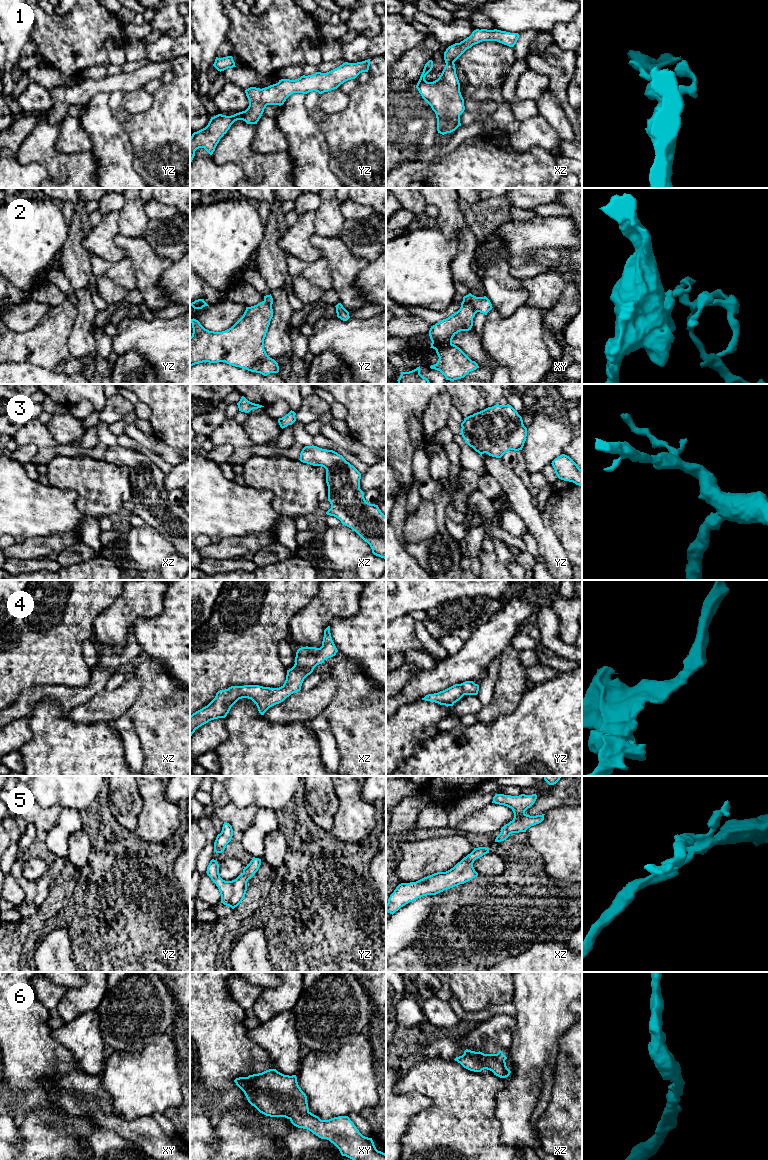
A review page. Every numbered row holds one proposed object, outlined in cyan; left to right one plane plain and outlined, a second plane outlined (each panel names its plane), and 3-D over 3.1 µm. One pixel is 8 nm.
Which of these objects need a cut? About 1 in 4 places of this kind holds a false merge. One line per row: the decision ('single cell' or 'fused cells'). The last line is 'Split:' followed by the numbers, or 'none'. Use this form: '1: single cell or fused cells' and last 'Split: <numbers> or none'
1: single cell
2: fused cells
3: single cell
4: single cell
5: single cell
6: single cell
Split: 2

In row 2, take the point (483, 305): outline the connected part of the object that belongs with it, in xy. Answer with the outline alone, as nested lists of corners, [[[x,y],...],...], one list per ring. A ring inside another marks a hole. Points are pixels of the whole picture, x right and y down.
[[[471,293],[463,297],[461,304],[472,304],[477,312],[485,315],[493,308],[490,300],[486,296],[476,297]]]

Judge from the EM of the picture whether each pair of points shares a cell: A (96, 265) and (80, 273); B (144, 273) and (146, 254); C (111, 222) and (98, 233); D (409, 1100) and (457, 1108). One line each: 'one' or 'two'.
A: two
B: one
C: one
D: two

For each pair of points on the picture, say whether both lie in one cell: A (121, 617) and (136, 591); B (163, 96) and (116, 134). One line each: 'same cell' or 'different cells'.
A: same cell
B: different cells

